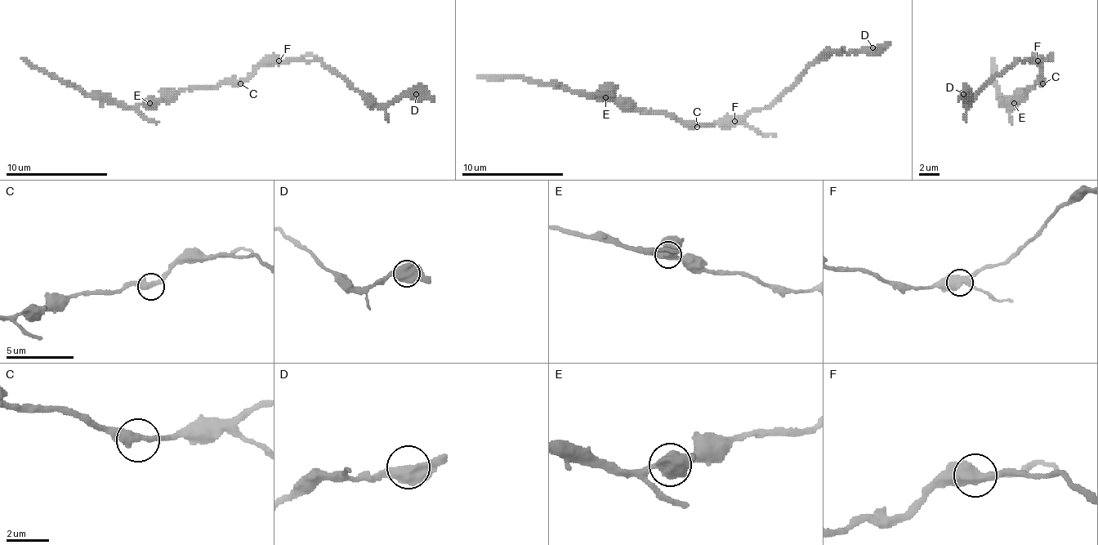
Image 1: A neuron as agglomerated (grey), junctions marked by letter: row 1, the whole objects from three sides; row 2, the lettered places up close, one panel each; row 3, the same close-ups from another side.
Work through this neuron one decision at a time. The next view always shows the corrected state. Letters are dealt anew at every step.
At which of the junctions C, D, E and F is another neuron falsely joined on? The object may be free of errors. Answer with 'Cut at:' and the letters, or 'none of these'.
Cut at: none of these

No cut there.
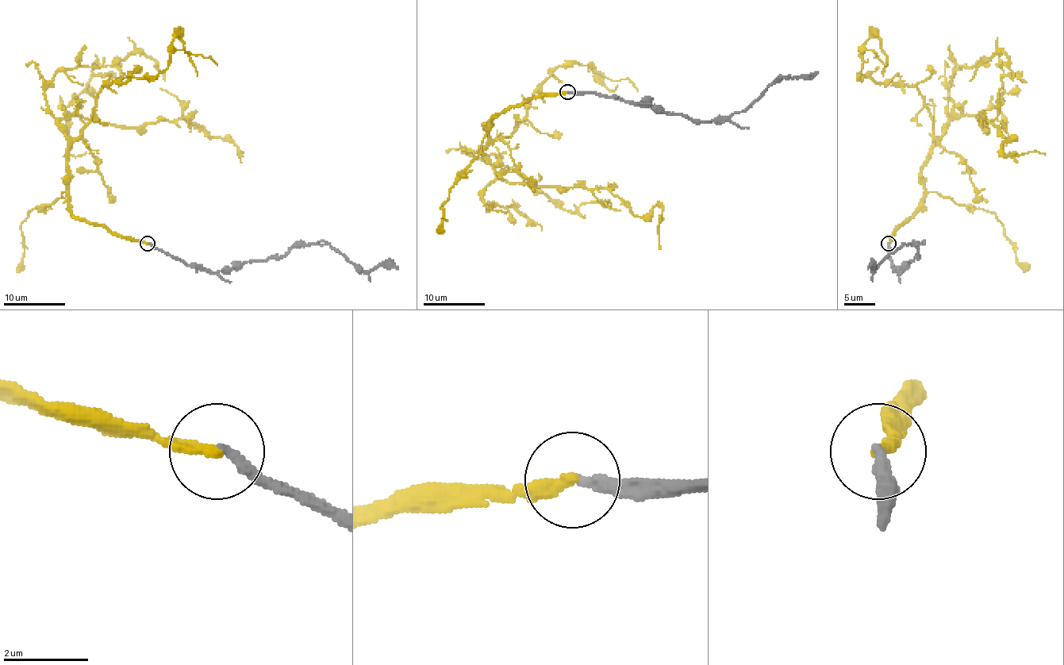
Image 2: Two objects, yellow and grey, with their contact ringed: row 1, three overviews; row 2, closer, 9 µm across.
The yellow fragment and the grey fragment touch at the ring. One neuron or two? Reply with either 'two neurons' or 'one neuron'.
two neurons

